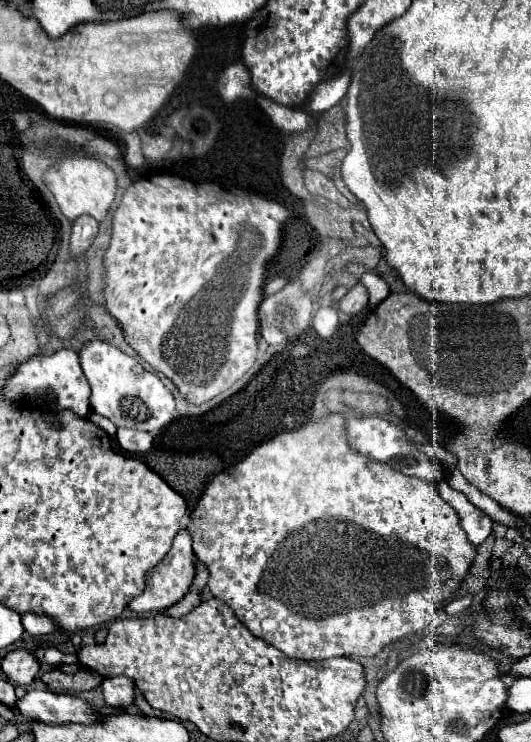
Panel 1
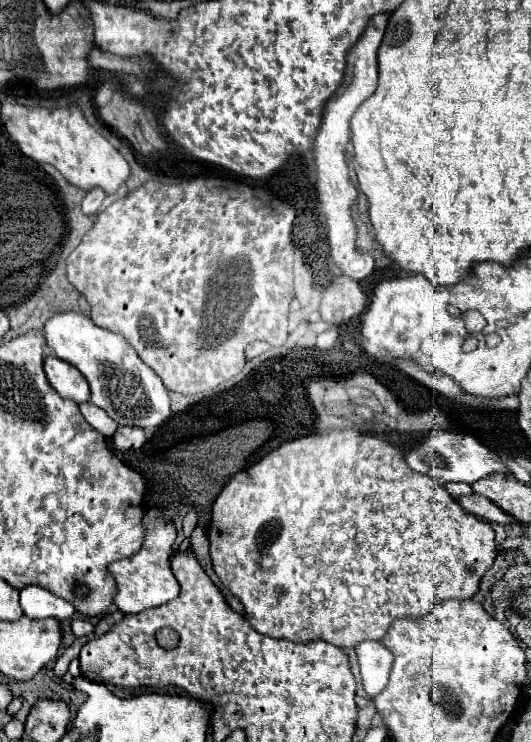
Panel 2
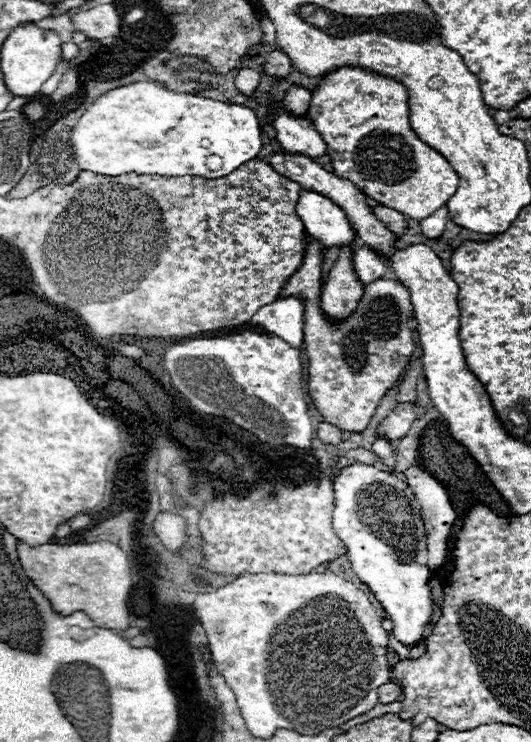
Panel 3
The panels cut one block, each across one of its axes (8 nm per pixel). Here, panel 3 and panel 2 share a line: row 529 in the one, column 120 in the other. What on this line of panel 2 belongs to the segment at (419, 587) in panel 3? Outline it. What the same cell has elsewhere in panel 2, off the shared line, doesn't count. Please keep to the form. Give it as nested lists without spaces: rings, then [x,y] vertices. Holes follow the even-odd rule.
[[[58,312],[46,326],[44,336],[54,356],[76,366],[90,384],[92,404],[106,410],[116,424],[152,428],[170,418],[170,398],[160,376],[146,366],[128,340],[116,332],[100,328],[92,318],[78,312]]]

